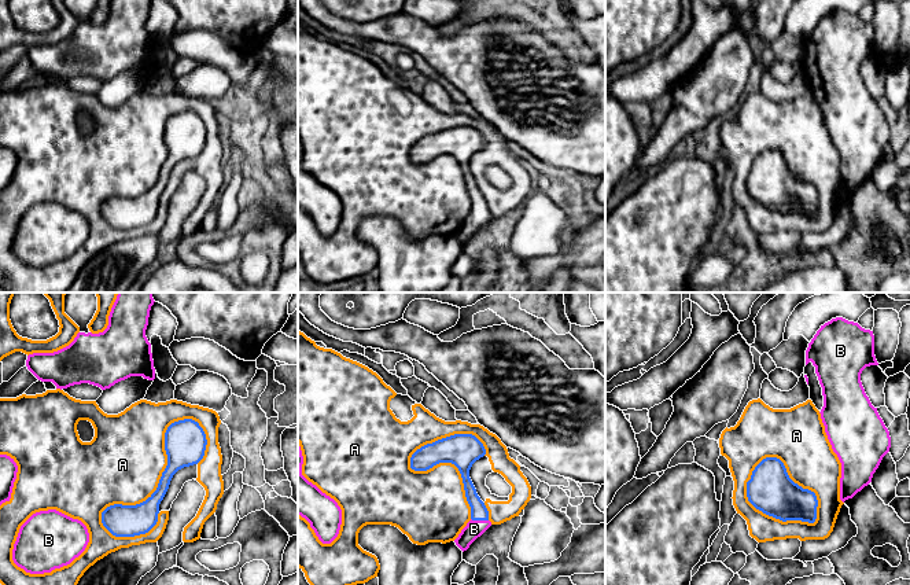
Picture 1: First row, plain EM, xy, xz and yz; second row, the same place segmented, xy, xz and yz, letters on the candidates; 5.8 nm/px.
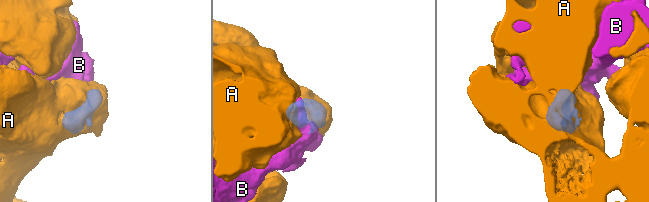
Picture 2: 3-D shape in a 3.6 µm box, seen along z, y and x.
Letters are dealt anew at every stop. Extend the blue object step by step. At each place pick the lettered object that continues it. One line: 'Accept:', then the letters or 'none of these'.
Accept: B

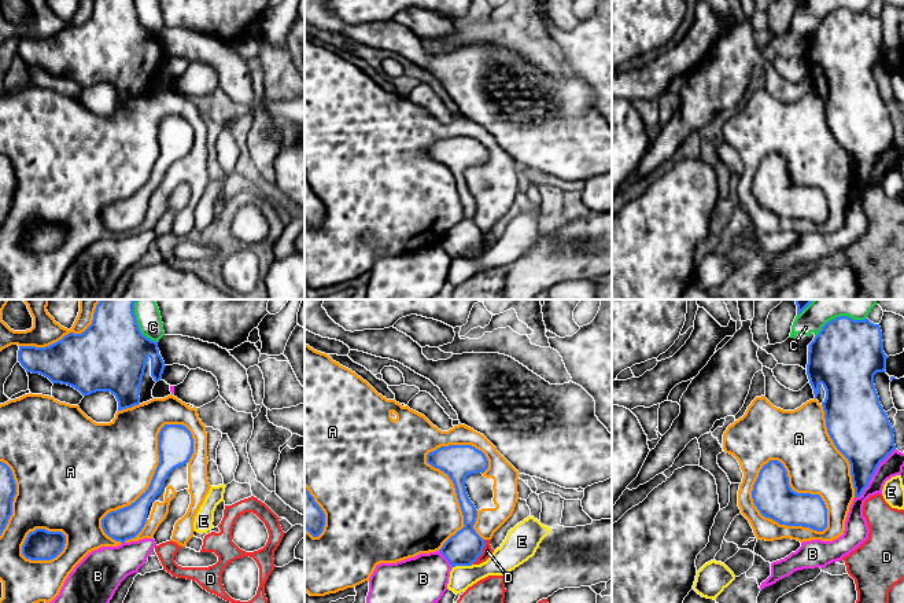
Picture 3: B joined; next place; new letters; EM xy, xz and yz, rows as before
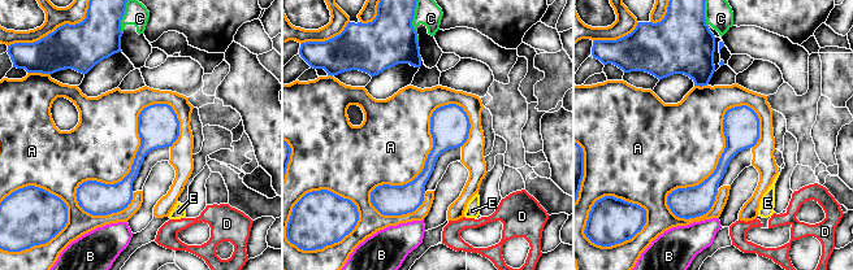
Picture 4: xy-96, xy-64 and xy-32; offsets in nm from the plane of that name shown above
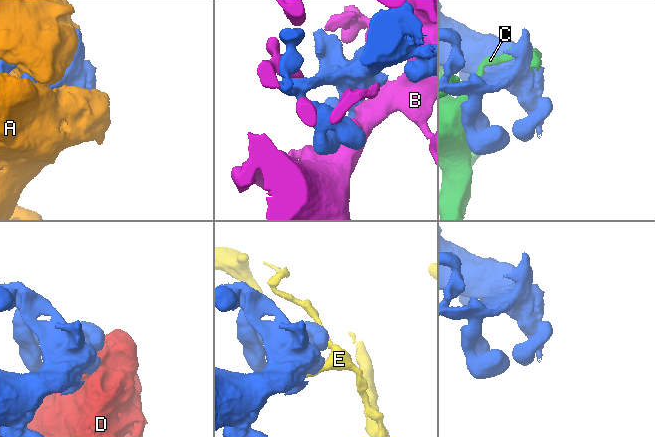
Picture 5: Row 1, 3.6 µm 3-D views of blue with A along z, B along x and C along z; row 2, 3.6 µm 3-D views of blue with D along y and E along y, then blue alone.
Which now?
Accept: none of these

